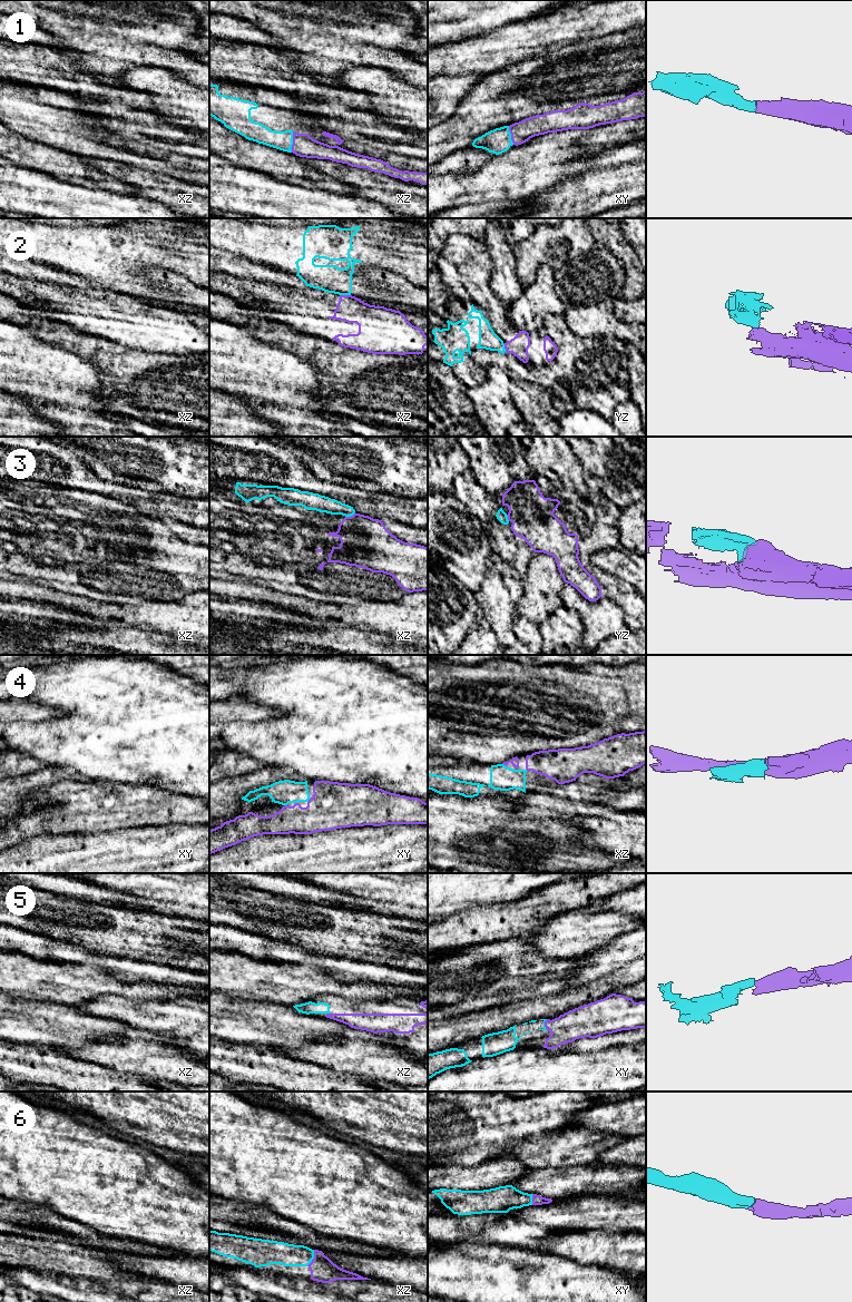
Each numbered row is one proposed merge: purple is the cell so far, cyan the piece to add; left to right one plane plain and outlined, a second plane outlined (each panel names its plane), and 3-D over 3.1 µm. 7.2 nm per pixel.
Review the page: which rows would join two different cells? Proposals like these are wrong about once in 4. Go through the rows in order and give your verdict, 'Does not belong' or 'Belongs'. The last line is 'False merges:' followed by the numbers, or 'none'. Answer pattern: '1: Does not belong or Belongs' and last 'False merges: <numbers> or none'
1: Belongs
2: Does not belong
3: Belongs
4: Belongs
5: Belongs
6: Belongs
False merges: 2

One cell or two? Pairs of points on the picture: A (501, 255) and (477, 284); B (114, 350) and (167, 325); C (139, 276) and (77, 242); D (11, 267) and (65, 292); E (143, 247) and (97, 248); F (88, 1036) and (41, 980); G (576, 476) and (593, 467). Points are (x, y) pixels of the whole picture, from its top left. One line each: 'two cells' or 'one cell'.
A: two cells
B: two cells
C: one cell
D: one cell
E: one cell
F: two cells
G: two cells

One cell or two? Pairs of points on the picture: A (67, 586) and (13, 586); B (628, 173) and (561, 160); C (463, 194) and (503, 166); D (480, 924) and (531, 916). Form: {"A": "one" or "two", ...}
{"A": "two", "B": "two", "C": "one", "D": "one"}

